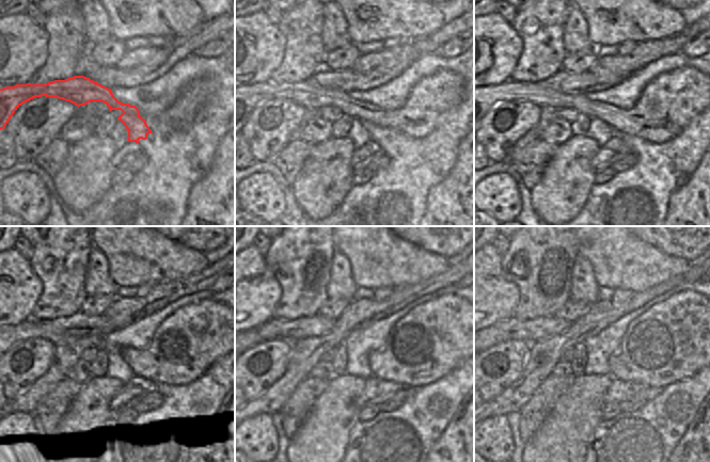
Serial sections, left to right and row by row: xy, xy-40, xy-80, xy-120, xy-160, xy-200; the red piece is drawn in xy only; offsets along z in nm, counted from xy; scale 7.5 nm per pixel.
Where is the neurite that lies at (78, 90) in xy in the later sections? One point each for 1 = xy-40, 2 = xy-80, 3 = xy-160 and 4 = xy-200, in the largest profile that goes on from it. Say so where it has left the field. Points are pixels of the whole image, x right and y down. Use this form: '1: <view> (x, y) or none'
1: xy-40 (434, 95)
2: xy-80 (669, 101)
3: xy-160 (432, 339)
4: xy-200 (674, 339)

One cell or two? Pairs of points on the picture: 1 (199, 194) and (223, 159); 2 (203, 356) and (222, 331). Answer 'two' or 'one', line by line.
1: one
2: one

